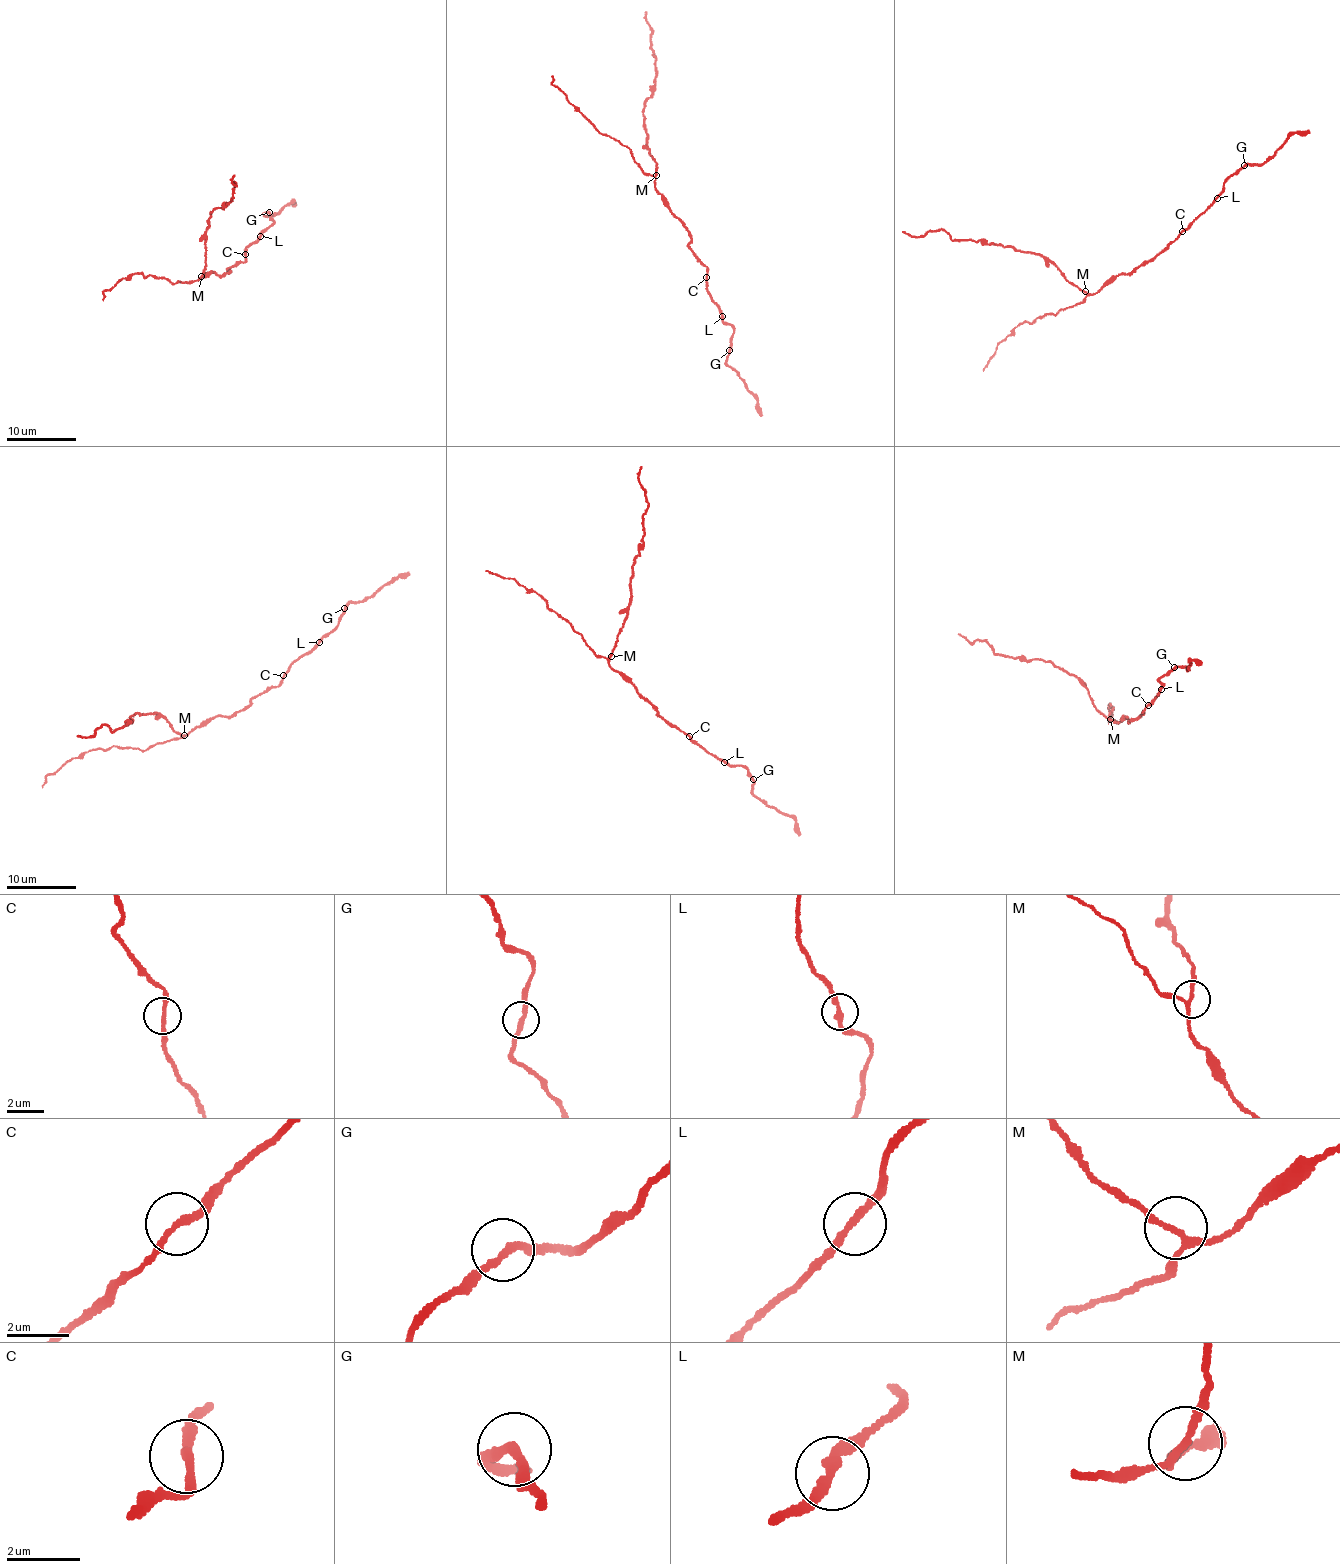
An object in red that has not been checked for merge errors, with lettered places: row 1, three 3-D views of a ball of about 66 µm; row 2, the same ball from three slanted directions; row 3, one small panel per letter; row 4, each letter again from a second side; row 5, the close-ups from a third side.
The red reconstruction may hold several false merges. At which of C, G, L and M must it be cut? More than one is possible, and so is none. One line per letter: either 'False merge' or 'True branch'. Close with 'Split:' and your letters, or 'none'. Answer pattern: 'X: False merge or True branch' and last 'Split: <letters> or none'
C: True branch
G: True branch
L: True branch
M: True branch
Split: none

